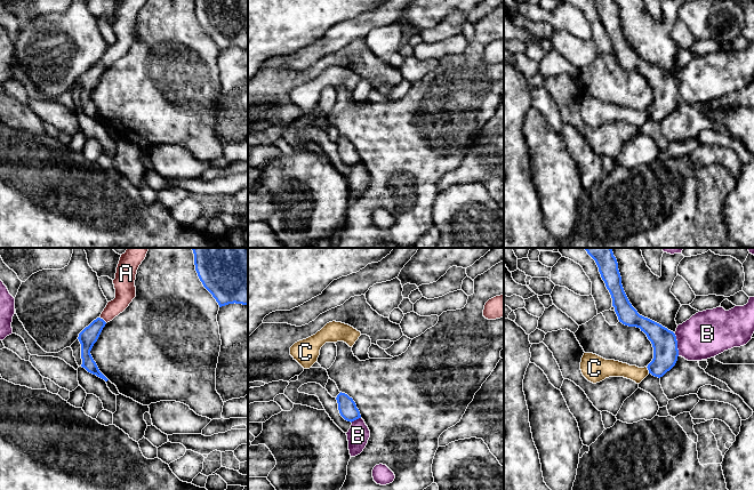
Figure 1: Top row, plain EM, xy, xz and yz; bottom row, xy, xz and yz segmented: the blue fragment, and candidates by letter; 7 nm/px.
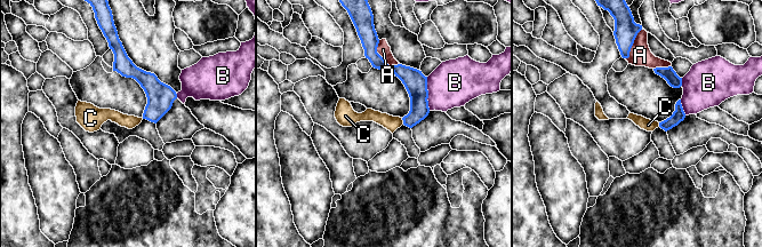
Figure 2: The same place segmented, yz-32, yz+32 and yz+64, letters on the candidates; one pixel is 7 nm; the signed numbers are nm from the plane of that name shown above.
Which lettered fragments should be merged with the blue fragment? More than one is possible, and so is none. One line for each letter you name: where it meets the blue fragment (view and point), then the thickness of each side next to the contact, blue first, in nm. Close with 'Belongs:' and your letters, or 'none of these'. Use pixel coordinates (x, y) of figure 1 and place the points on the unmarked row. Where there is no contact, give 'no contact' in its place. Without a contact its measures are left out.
Belongs: none of these

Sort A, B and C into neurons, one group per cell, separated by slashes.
A / B / C

